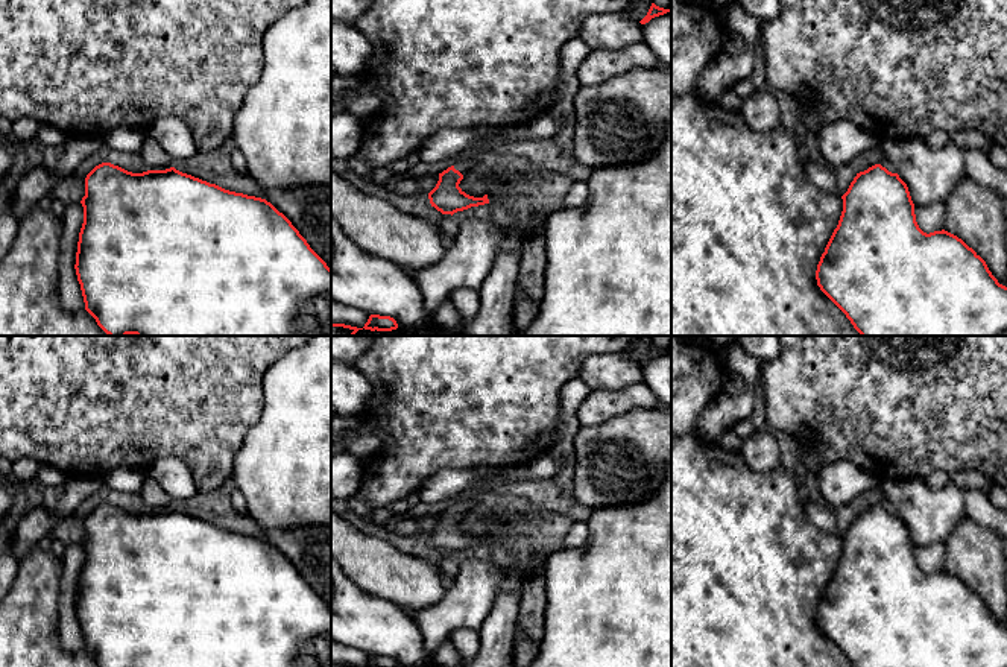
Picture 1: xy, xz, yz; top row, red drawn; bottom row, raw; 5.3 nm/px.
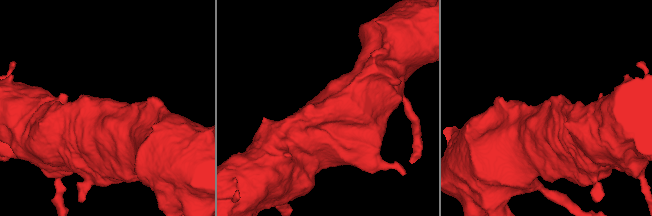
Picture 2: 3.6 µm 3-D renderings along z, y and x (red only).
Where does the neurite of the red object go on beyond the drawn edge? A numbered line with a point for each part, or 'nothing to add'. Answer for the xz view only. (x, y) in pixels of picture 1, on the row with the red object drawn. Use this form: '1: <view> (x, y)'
1: xz (462, 164)

